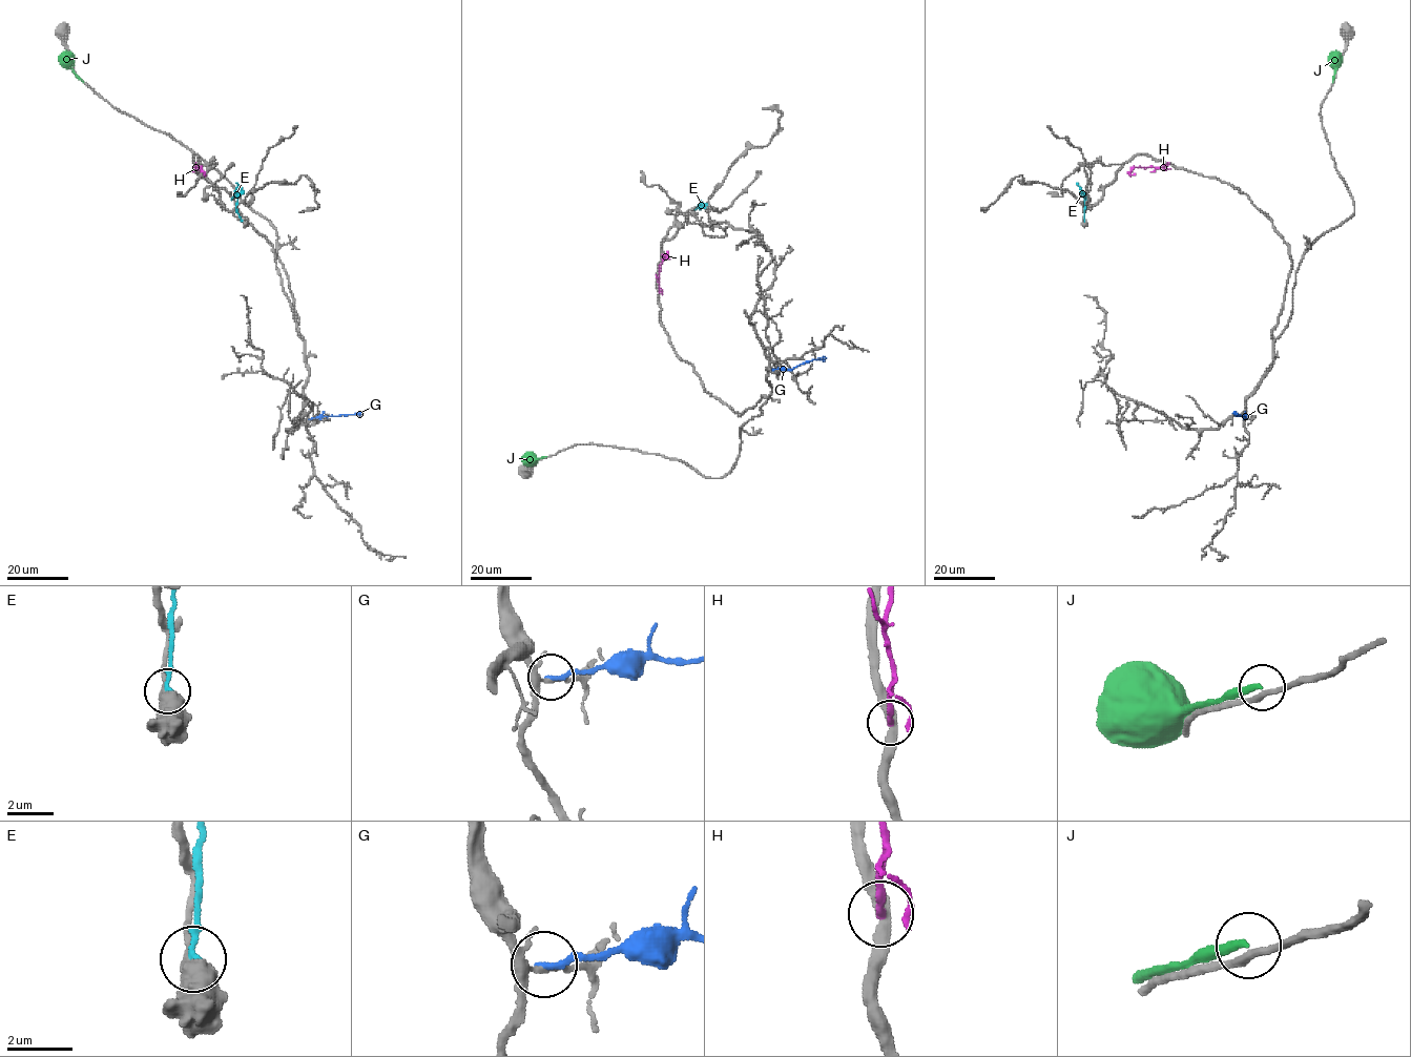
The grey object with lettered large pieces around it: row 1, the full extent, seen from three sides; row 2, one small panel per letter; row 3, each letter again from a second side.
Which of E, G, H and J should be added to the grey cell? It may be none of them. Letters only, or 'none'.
none

